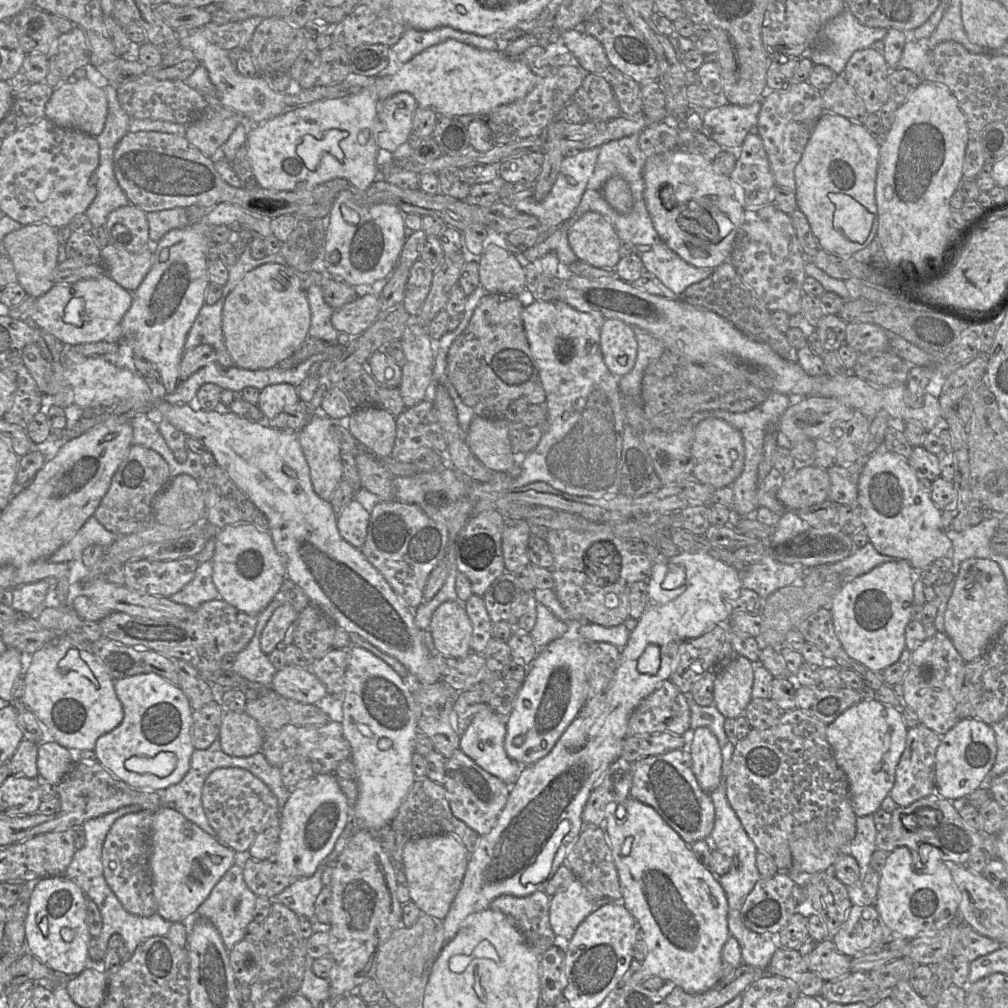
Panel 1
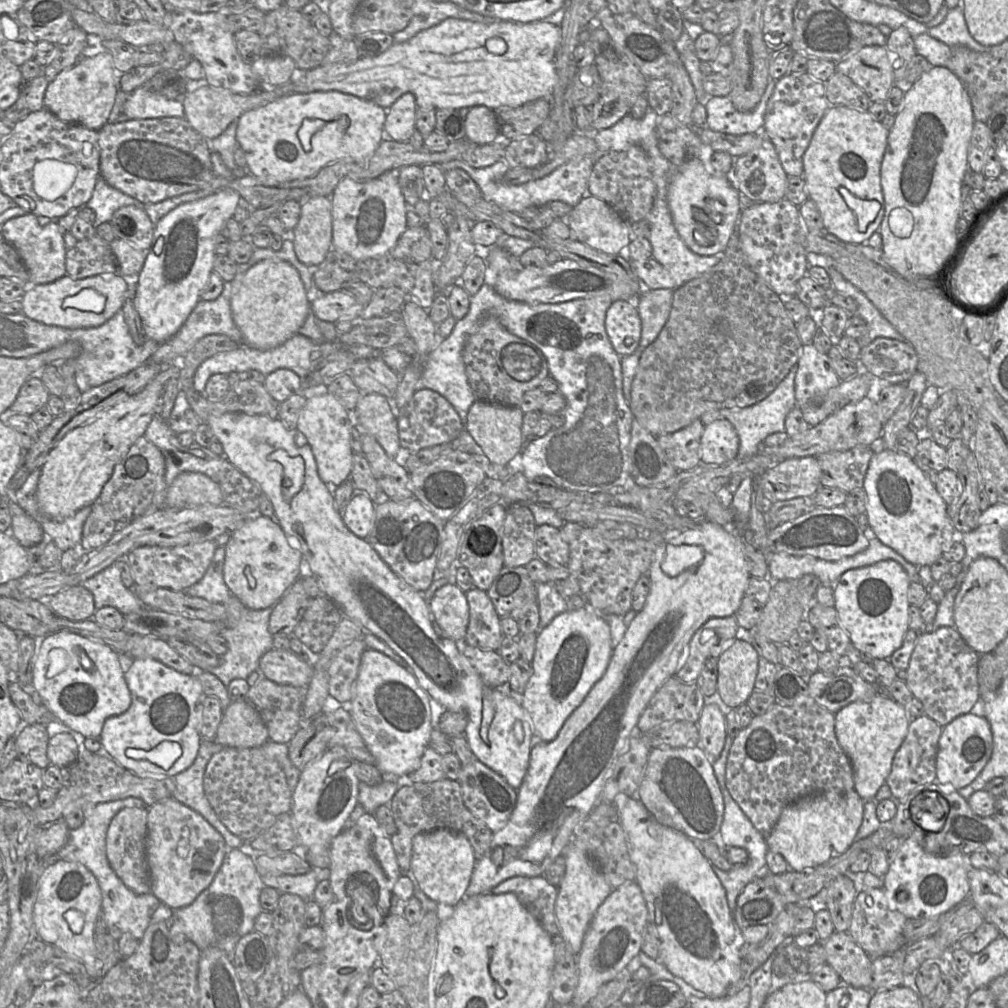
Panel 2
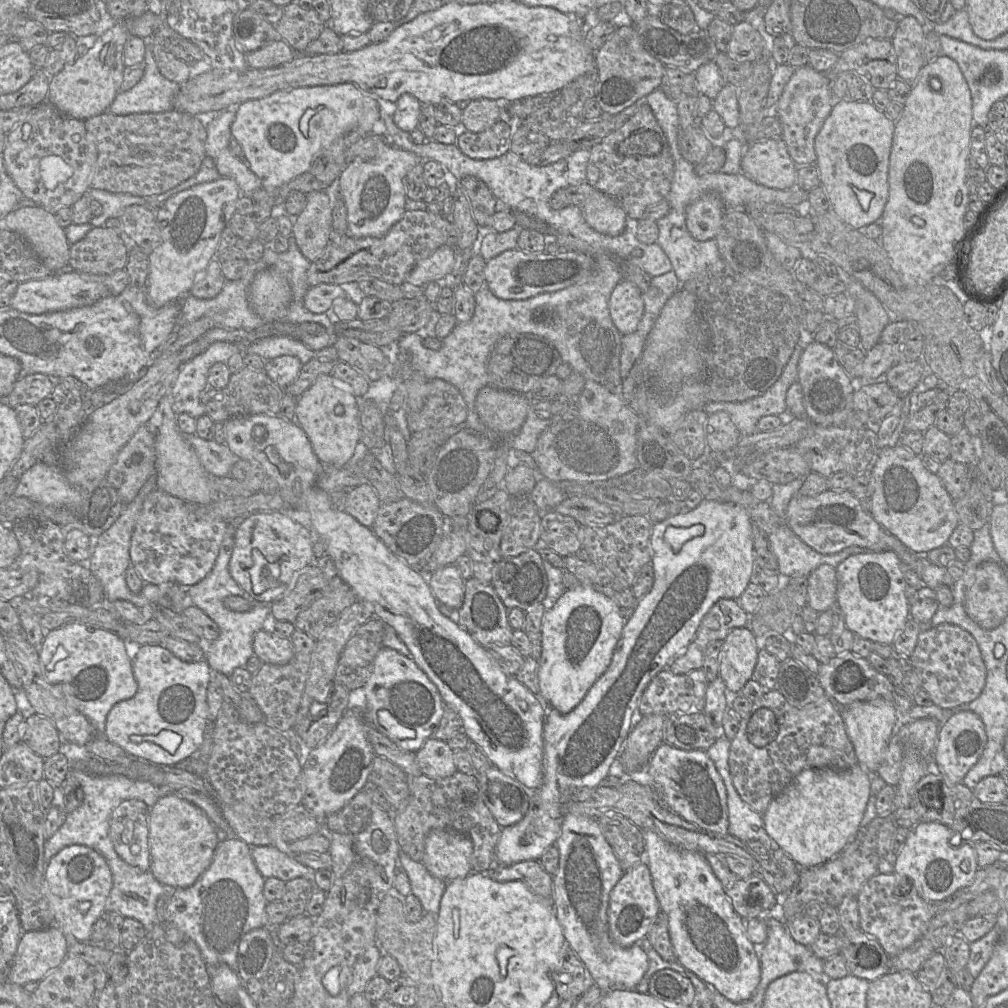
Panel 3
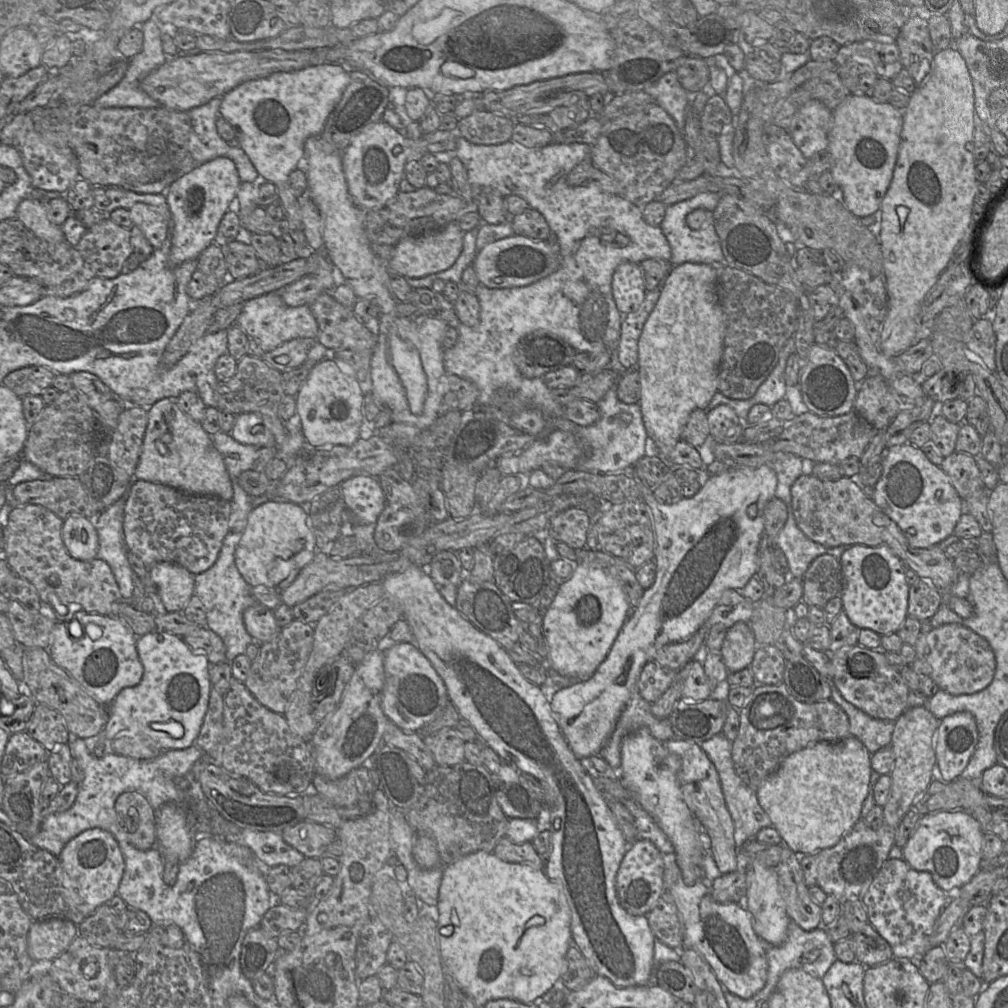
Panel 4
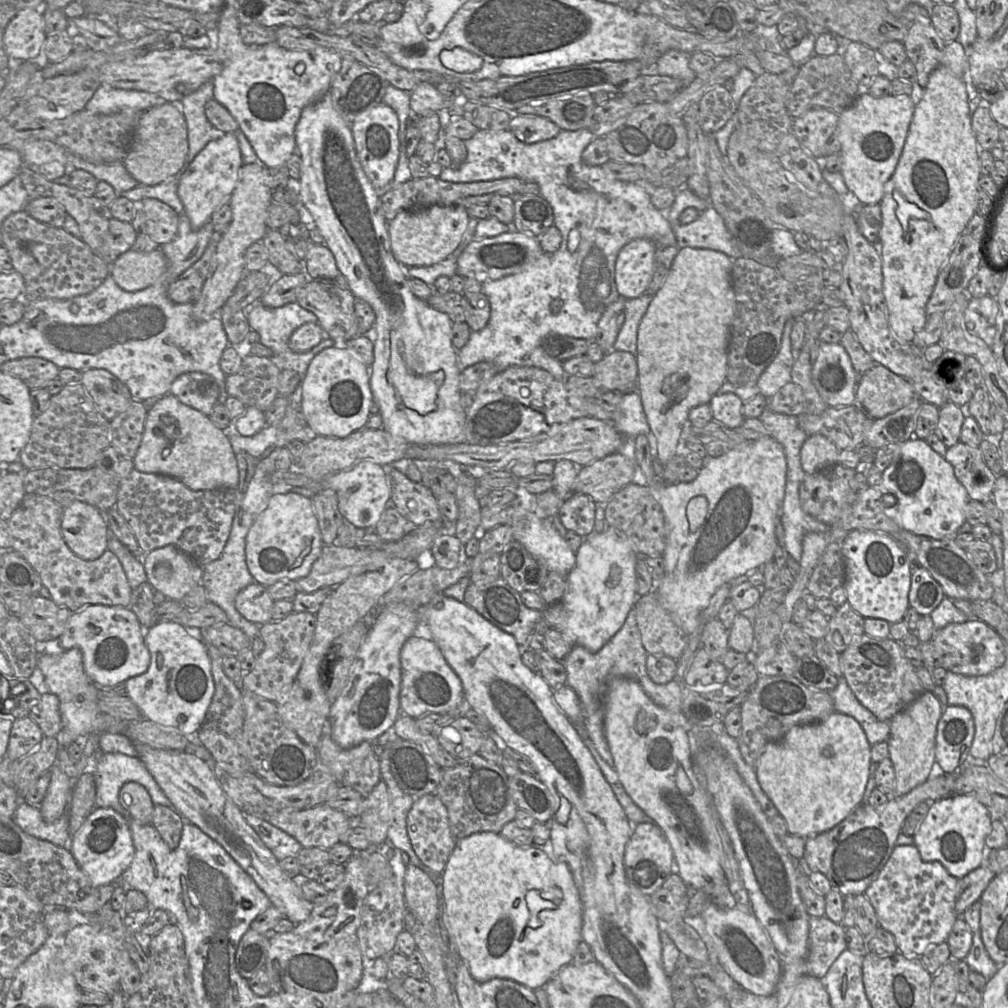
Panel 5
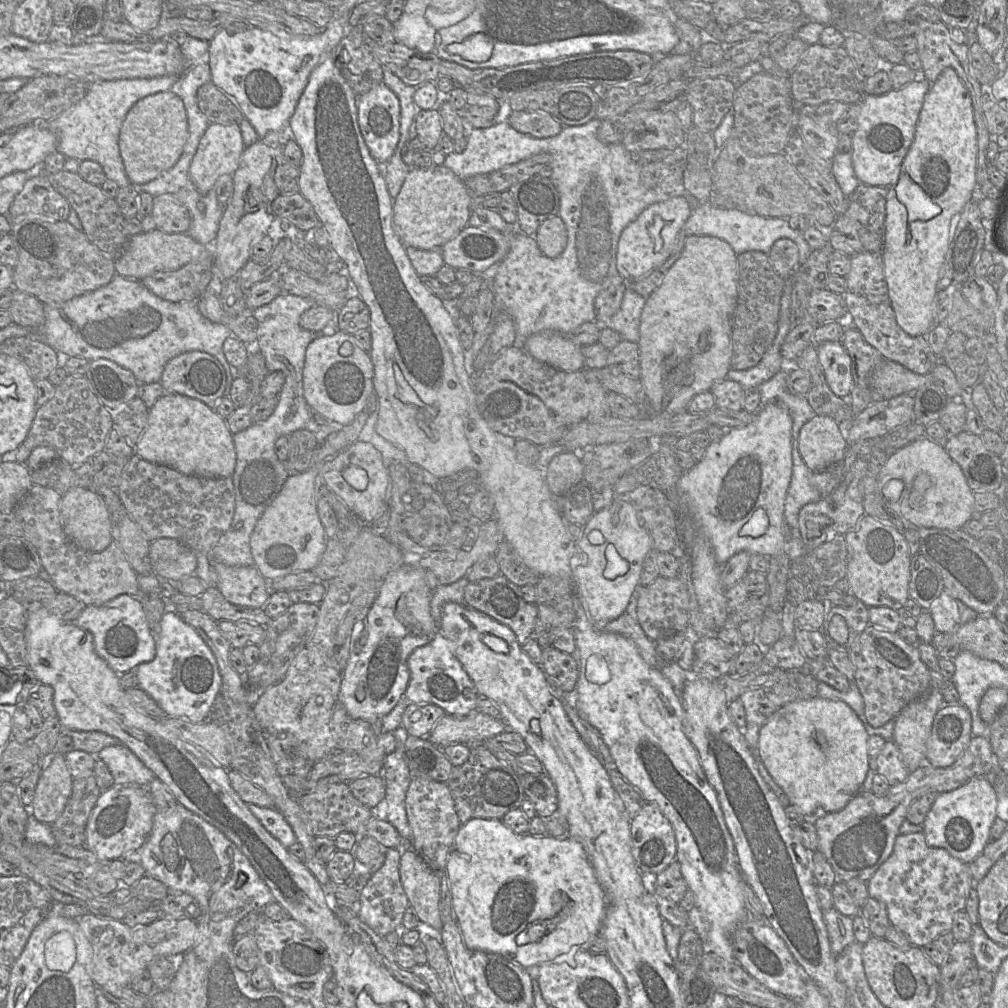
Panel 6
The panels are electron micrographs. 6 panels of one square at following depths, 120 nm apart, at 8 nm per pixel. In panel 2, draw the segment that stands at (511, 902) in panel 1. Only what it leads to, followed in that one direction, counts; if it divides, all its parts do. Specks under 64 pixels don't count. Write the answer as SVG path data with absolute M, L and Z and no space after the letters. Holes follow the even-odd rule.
M544 875L514 876L502 881L491 892L516 894L521 904L536 918L552 939L560 934L555 914L558 887L550 884Z

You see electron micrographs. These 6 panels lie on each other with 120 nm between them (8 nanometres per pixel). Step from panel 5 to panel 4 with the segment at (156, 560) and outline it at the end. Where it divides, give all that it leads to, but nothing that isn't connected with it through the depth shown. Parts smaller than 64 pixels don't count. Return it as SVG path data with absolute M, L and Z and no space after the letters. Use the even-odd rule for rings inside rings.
M158 562L149 568L150 578L166 611L183 611L194 594L195 574L172 562Z

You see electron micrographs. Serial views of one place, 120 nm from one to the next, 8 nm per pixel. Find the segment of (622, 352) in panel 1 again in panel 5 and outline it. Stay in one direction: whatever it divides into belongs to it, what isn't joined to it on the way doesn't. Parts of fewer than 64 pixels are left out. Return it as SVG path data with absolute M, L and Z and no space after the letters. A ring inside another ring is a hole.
M635 239L618 253L615 282L619 295L625 299L643 295L652 280L655 255L660 248L648 239Z

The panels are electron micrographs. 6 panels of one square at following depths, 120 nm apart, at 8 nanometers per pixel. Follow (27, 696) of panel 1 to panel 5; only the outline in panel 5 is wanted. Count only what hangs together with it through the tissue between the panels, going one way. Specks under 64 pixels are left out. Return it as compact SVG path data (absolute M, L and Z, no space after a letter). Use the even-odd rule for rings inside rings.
M91 604L73 612L58 642L65 650L77 647L82 651L84 670L100 688L113 688L131 677L141 675L150 664L144 627L129 606Z

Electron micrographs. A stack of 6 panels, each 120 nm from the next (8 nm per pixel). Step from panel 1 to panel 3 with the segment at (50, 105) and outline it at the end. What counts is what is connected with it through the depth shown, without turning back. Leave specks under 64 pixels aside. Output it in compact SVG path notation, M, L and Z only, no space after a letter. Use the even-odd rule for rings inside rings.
M116 21L102 35L98 36L92 48L84 55L66 65L50 79L47 102L61 113L85 121L108 111L120 91L123 78L123 52L129 34L124 21Z

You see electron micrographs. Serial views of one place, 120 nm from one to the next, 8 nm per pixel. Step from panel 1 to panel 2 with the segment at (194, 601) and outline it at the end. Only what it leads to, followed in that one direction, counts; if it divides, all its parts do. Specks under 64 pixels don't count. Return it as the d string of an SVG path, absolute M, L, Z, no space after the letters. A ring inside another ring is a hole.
M217 546L212 561L204 576L183 592L191 597L198 597L215 603L225 603L230 598L240 600L231 593L224 582L223 565L225 560L225 546Z

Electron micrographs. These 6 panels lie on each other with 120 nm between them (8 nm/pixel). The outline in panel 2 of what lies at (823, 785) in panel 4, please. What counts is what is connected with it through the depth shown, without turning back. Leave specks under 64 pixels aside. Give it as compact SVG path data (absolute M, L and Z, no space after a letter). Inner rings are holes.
M855 789L846 793L825 791L801 798L783 809L776 825L766 837L768 848L783 856L789 865L789 870L801 872L818 867L841 856L855 841L863 819L864 803Z

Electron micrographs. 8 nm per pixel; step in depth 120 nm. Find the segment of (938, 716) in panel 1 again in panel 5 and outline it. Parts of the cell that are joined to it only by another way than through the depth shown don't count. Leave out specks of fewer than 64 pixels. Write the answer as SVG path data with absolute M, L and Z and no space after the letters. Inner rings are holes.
M974 617L963 623L948 624L935 632L931 642L939 653L939 666L953 673L965 676L987 675L1005 662L1004 640L992 627Z

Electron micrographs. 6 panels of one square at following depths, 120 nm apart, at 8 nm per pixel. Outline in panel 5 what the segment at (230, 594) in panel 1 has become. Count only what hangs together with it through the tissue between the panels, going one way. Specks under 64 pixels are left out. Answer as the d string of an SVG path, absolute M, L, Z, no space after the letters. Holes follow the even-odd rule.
M295 492L276 493L256 516L246 536L247 567L254 581L266 587L282 579L297 581L309 574L323 545L312 499Z

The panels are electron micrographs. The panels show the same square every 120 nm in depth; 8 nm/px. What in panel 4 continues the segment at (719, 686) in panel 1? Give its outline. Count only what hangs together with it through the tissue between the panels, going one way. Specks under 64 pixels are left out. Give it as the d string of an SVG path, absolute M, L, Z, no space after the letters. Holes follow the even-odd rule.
M737 622L727 629L720 653L728 672L749 668L757 646L749 623Z

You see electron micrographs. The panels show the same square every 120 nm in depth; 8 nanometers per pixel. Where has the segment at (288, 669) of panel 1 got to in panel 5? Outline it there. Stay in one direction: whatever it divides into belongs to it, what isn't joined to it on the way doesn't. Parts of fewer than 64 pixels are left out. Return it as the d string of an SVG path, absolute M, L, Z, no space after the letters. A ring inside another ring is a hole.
M253 581L238 592L235 597L235 607L247 620L258 625L273 620L273 603L267 587Z

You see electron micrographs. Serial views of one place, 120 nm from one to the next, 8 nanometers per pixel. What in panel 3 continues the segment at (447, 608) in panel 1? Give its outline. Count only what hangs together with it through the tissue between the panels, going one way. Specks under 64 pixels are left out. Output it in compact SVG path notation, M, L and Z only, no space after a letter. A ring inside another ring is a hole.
M456 564L438 568L427 580L438 603L458 610L464 600L464 582Z

